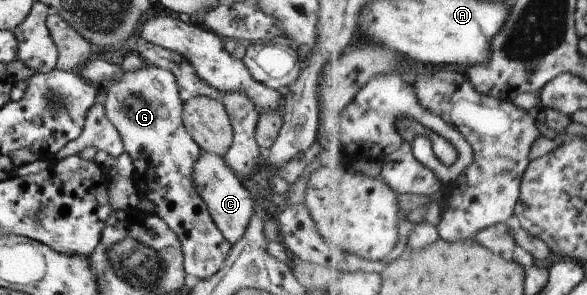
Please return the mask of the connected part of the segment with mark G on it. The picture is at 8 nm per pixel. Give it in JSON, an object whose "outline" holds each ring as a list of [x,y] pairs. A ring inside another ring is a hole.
{"outline":[[[145,64],[136,71],[126,71],[120,76],[122,76],[120,80],[102,85],[101,101],[106,118],[118,130],[125,152],[133,162],[135,173],[131,180],[134,182],[138,193],[154,204],[154,213],[160,216],[168,224],[168,227],[177,234],[183,250],[185,274],[199,279],[210,279],[221,270],[222,264],[231,253],[232,245],[224,240],[222,232],[212,221],[208,206],[200,198],[196,182],[194,182],[194,166],[198,164],[196,160],[200,158],[202,151],[184,127],[184,120],[182,120],[184,103],[180,100],[176,76],[164,68]]]}

